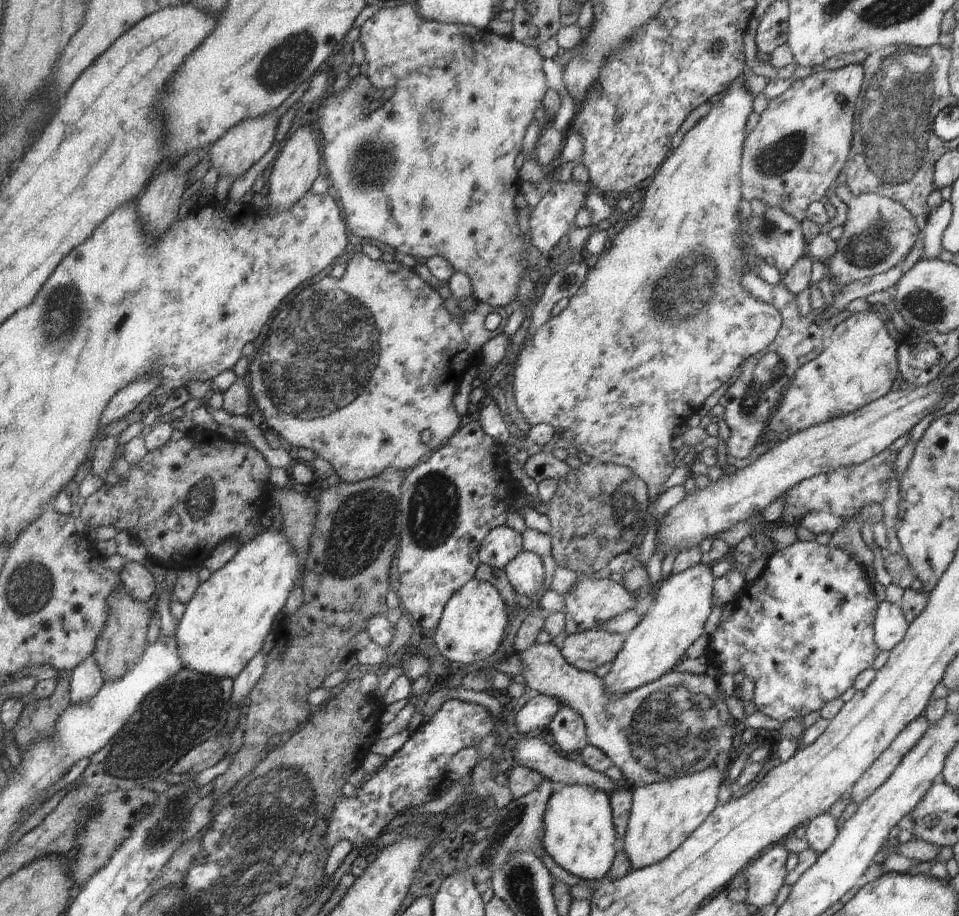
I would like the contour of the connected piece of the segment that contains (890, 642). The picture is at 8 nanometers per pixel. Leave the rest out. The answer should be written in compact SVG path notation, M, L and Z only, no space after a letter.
M886 600L879 604L875 614L874 638L880 651L891 651L904 638L908 627L909 622L899 605Z

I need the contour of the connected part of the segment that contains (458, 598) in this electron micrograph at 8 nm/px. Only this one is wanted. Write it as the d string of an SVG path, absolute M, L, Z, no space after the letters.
M470 579L452 595L444 607L435 628L435 646L447 660L458 664L474 664L486 660L497 652L503 641L504 630L509 622L506 608L499 590L491 582Z

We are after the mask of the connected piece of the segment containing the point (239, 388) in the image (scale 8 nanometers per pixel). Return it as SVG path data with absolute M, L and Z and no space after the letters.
M249 371L243 378L236 379L223 394L223 409L232 416L245 416L252 419L256 425L264 425L261 410L256 406L248 379Z

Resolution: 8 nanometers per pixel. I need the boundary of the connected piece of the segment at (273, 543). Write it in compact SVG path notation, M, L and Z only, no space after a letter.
M262 530L251 541L240 546L229 562L213 572L209 580L196 589L177 624L175 637L184 668L203 675L234 680L245 664L261 651L264 638L281 616L280 612L285 607L292 587L296 581L302 580L300 576L302 567L282 530Z

